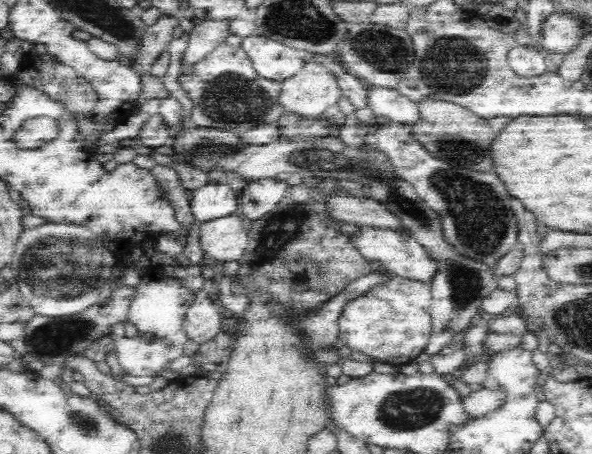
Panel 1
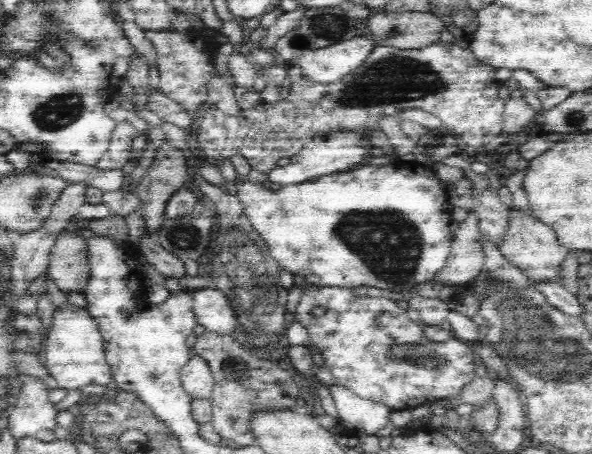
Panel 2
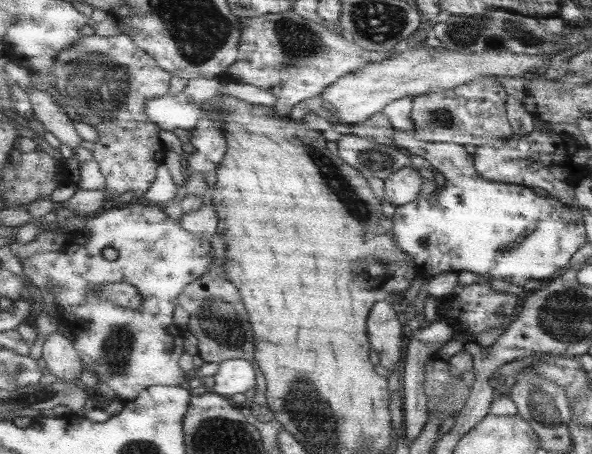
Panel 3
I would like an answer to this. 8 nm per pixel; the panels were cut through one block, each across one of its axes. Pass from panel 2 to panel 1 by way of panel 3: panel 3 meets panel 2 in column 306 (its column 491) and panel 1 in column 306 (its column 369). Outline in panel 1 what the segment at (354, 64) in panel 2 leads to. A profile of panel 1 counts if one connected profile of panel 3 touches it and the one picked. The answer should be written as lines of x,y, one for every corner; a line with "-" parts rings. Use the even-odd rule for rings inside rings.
308,62
300,74
280,84
278,106
284,114
294,114
298,118
320,118
342,98
344,94
340,92
336,76
324,66

